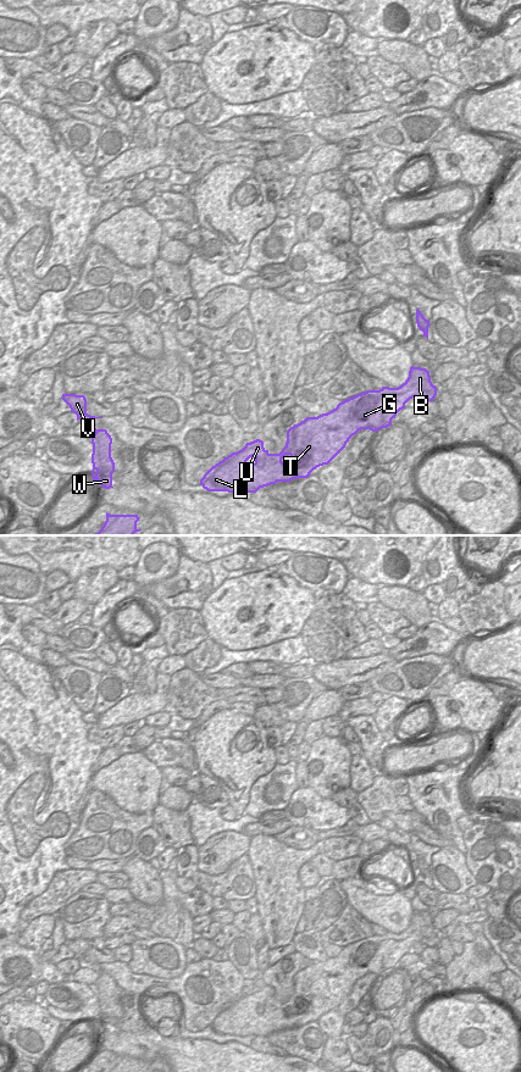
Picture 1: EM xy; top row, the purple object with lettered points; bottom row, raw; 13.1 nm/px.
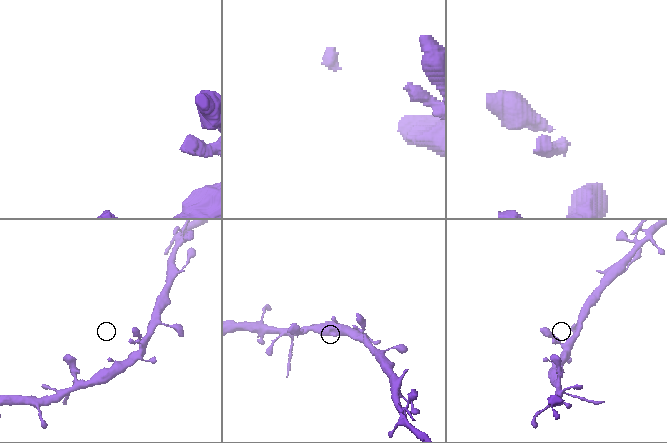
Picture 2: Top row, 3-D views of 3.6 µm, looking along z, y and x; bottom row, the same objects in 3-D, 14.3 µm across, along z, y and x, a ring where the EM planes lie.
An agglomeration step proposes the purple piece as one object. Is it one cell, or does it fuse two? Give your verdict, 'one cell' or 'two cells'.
one cell

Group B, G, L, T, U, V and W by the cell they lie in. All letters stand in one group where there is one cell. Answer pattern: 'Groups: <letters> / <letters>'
Groups: B G L T U V W.

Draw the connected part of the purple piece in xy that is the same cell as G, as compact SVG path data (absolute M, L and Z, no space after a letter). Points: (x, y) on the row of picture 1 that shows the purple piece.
M410 367L408 379L398 388L382 387L379 390L367 390L349 398L336 409L317 417L306 417L287 431L287 443L279 454L270 454L264 441L256 439L232 452L212 466L200 479L207 491L245 491L256 493L260 488L290 482L296 478L309 478L310 473L320 466L328 465L347 445L349 439L361 429L372 432L392 426L392 420L405 409L412 398L433 401L437 388L431 382L429 371L421 367Z

